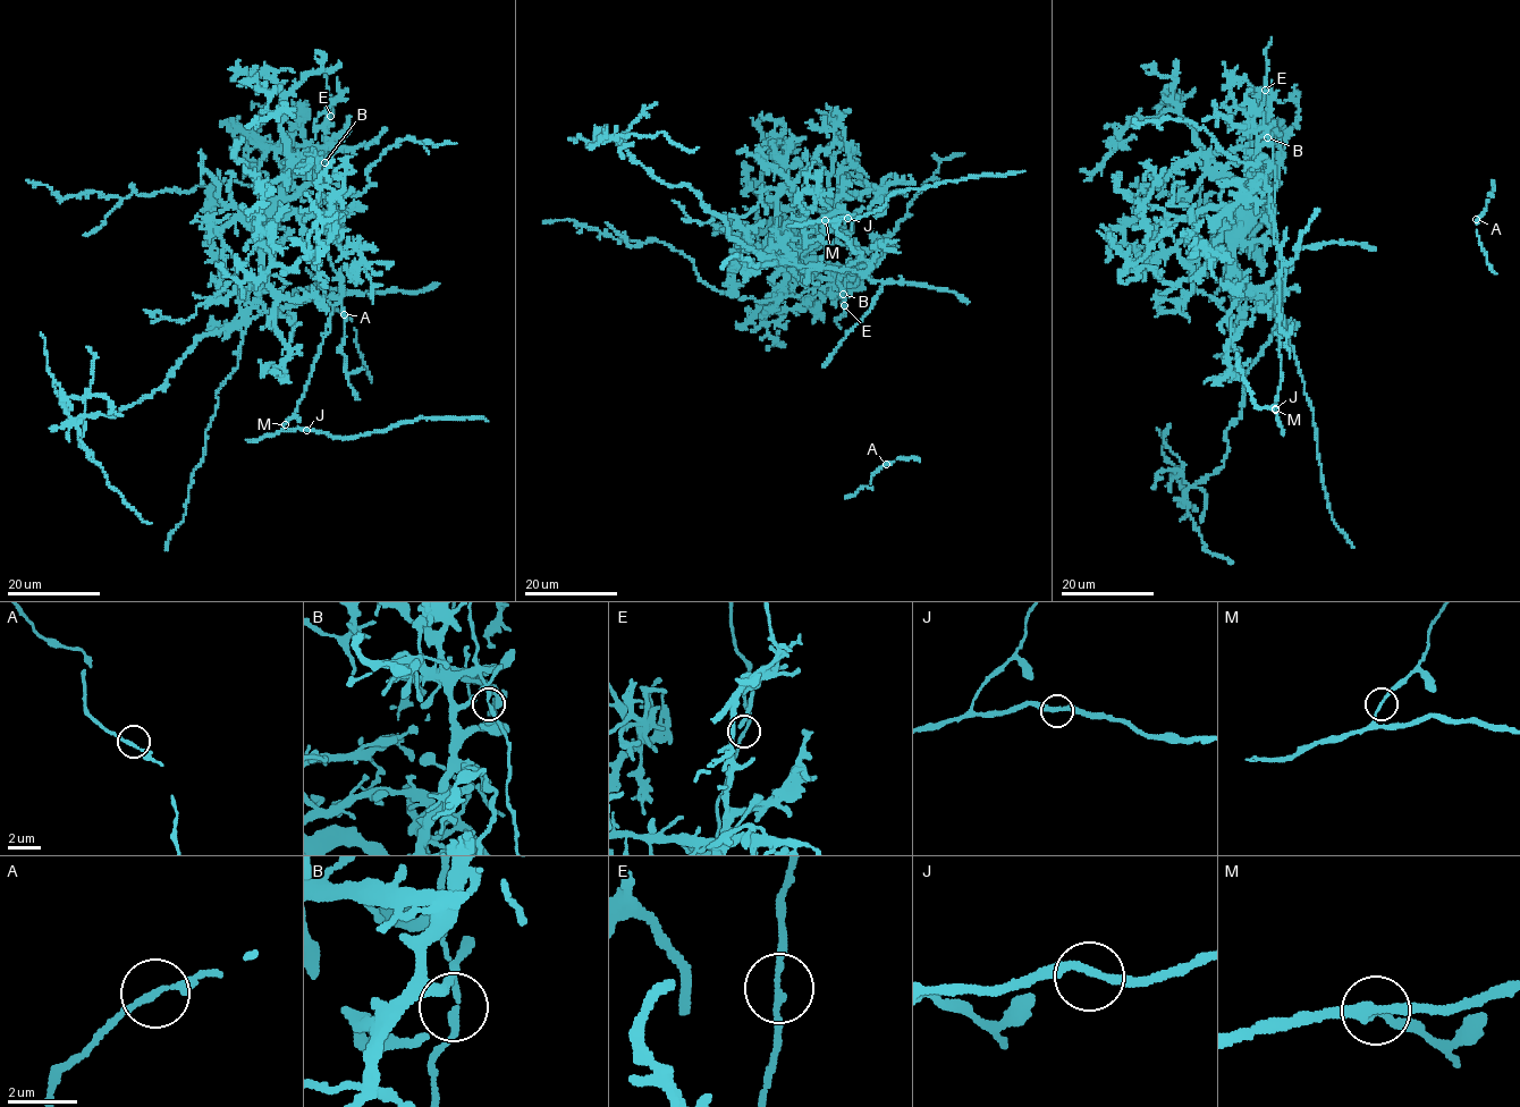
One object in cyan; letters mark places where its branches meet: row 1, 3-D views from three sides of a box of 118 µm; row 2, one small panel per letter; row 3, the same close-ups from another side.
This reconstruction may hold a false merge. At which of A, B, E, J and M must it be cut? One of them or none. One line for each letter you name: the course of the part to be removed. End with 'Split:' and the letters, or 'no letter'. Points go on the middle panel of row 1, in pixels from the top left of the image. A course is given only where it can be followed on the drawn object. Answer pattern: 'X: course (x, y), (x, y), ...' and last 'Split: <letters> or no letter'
B: course (843, 294), (785, 230), (788, 254), (758, 255), (689, 186), (663, 184), (610, 137), (663, 132), (698, 148)
Split: B

